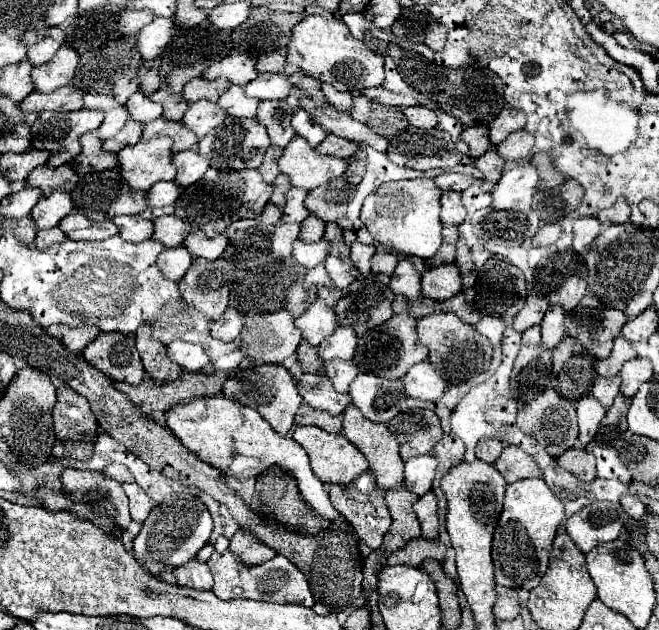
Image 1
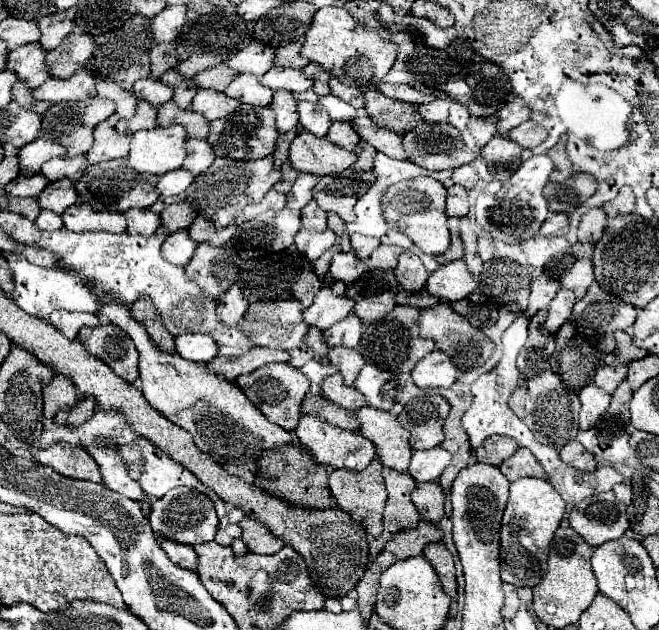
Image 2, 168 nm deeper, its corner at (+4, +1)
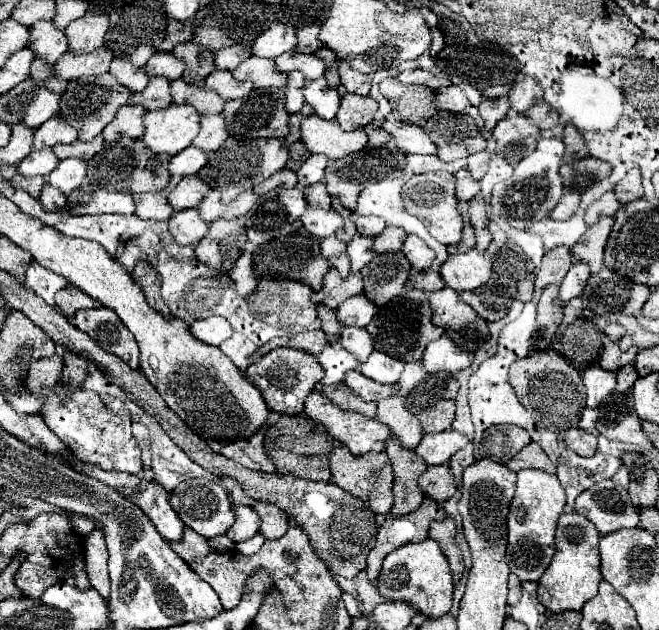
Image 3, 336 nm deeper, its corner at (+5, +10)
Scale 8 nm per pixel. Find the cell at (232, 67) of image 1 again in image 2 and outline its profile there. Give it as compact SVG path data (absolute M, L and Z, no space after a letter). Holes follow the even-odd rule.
M252 43L246 49L242 49L240 53L236 53L230 61L228 67L236 69L238 73L250 71L254 75L264 75L270 71L270 67L274 65L274 49L262 43Z

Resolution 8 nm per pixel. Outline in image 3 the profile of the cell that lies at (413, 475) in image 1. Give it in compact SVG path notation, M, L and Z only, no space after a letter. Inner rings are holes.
M443 430L435 434L425 434L415 452L419 458L427 462L427 466L437 466L437 464L445 464L467 442L469 440L463 434L455 430Z

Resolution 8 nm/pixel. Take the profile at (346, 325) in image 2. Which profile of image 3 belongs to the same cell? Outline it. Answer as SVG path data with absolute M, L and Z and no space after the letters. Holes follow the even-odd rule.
M359 294L345 300L343 306L339 306L335 312L341 326L365 328L373 318L373 304L363 294Z

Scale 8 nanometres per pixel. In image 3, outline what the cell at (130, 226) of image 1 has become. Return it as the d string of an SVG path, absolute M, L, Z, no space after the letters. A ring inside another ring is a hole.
M163 192L155 194L133 194L135 202L135 216L145 220L169 220L173 208L169 206Z

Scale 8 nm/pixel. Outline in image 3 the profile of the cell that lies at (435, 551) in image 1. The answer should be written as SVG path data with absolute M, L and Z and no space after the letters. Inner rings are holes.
M425 498L423 504L407 516L391 518L391 514L387 514L385 524L377 532L377 542L375 542L373 550L367 556L367 568L365 568L367 580L371 584L375 584L379 576L379 570L381 570L383 558L389 552L397 550L399 546L403 546L403 544L425 540L429 524L433 520L441 520L441 518L445 518L443 506L429 500L429 498Z

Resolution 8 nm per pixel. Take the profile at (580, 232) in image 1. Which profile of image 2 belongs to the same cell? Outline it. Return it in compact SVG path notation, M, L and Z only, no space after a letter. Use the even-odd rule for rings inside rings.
M600 207L590 209L580 221L578 241L582 241L582 243L598 243L598 239L602 237L602 233L606 229L606 223L608 223L608 217L606 217L604 209L600 209Z

